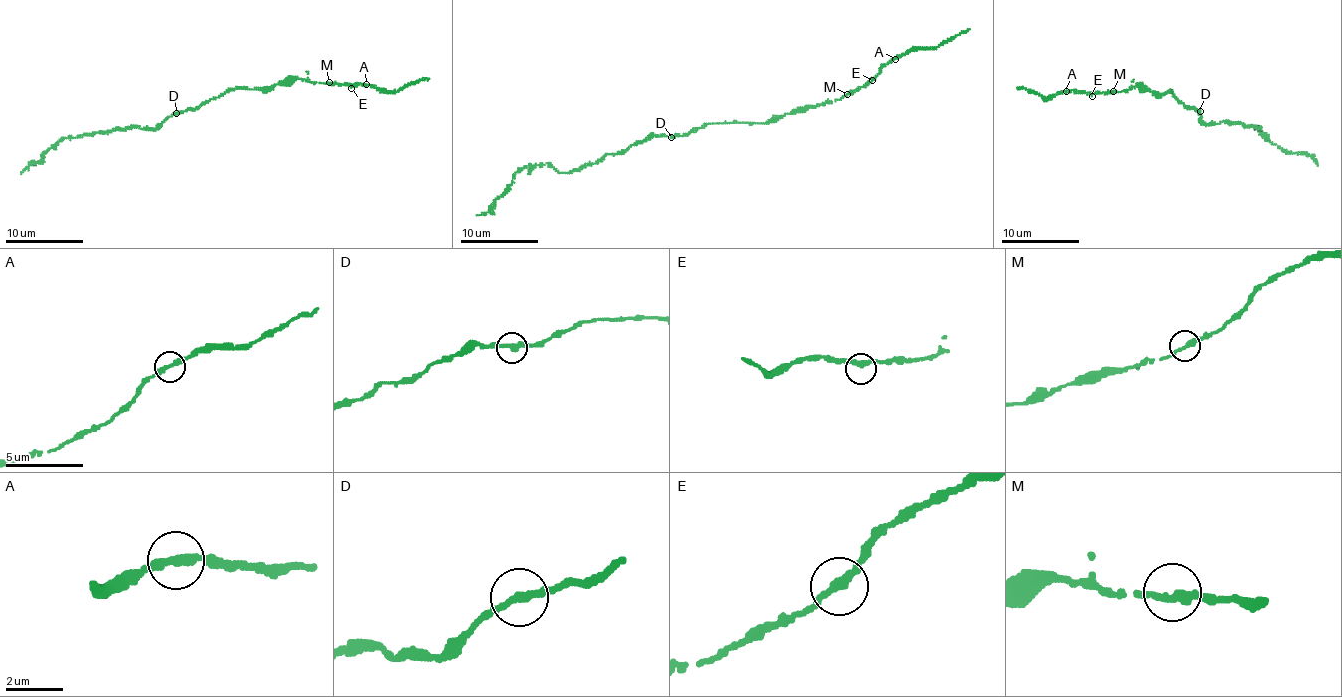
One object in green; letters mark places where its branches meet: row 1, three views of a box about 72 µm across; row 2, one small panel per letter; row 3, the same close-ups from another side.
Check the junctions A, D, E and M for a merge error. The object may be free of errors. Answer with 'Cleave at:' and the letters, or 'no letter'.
Cleave at: no letter

